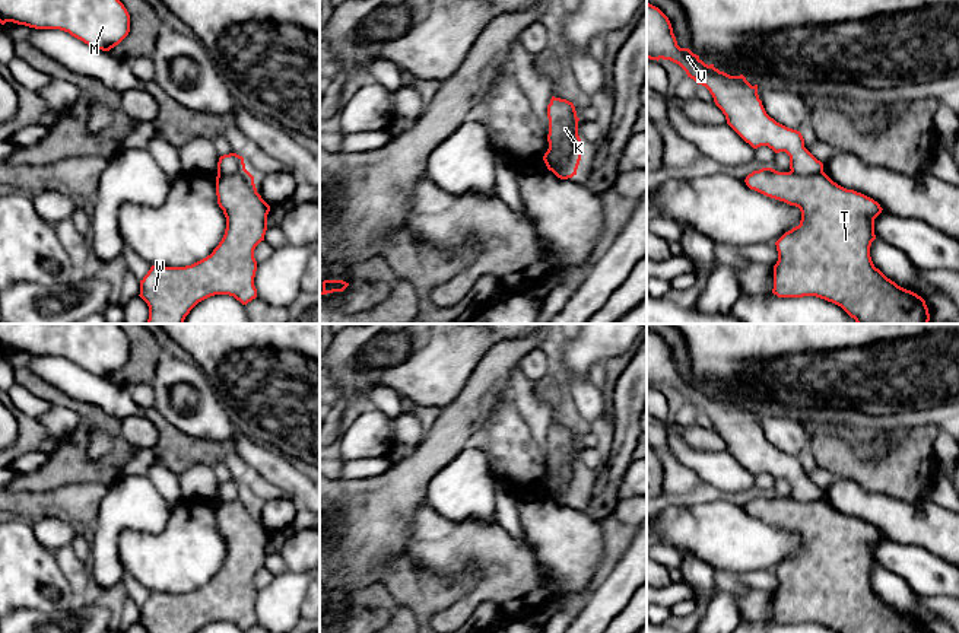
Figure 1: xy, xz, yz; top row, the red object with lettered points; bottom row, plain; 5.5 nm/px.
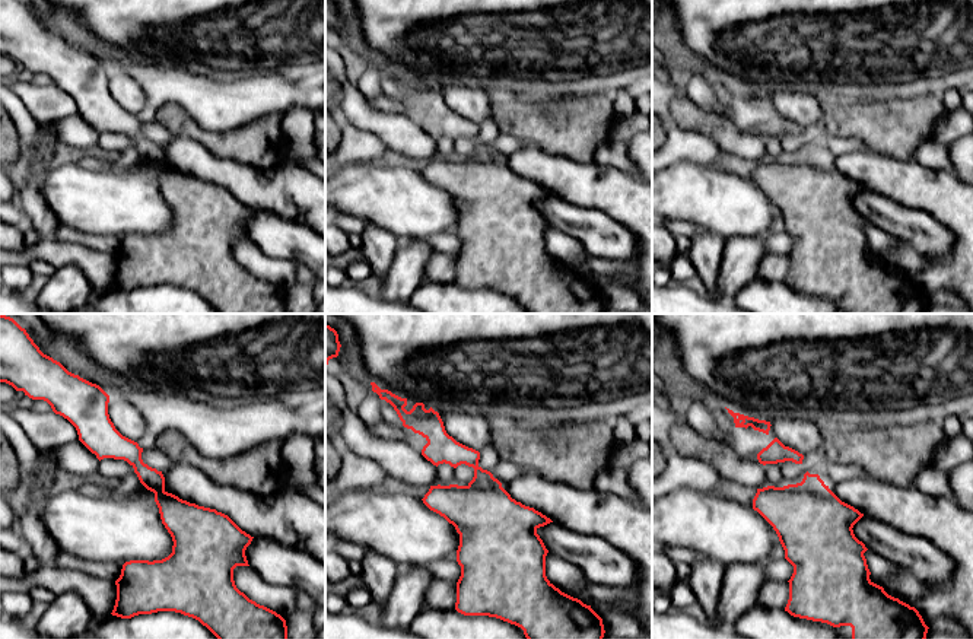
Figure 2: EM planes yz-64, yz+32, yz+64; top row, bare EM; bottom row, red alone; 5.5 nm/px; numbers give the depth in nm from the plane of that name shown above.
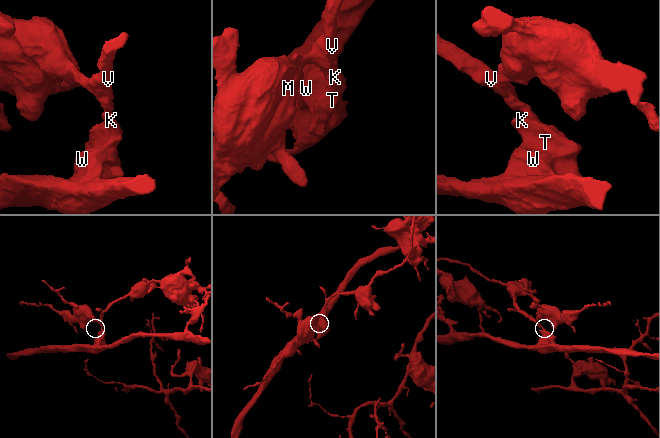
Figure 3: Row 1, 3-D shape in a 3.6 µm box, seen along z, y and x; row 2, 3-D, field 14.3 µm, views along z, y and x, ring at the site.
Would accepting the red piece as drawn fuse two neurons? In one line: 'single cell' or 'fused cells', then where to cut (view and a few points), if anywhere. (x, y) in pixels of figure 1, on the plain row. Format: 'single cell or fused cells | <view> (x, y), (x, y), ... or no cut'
fused cells | yz (791, 496), (799, 501), (818, 501), (822, 498)

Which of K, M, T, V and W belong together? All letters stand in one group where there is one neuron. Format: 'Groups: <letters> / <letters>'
Groups: K T W / M V

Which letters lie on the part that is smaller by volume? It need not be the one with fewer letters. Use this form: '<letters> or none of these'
K, T, W

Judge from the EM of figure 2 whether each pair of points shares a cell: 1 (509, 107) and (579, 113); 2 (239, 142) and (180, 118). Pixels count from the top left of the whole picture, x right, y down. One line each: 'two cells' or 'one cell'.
1: one cell
2: one cell

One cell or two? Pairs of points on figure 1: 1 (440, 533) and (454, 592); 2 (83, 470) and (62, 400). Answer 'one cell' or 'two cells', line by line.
1: two cells
2: one cell

